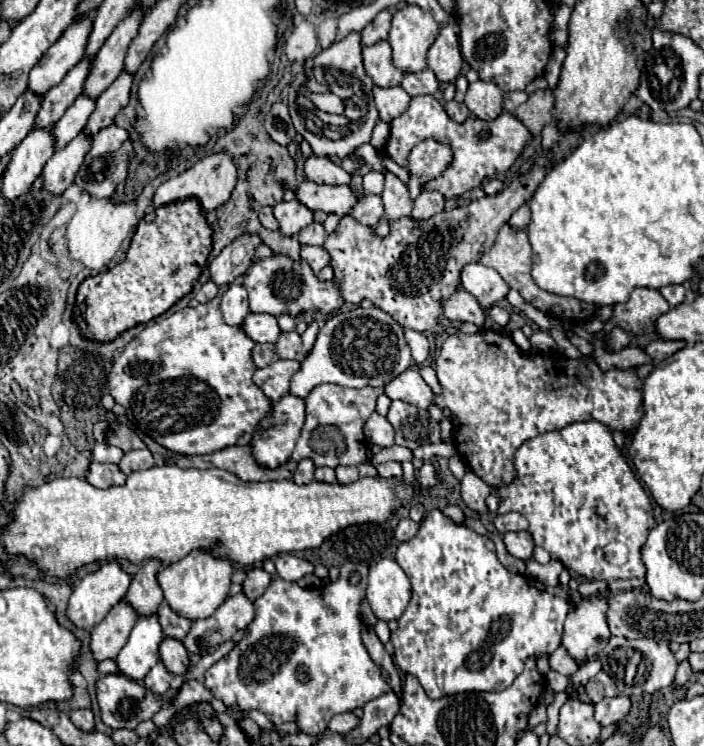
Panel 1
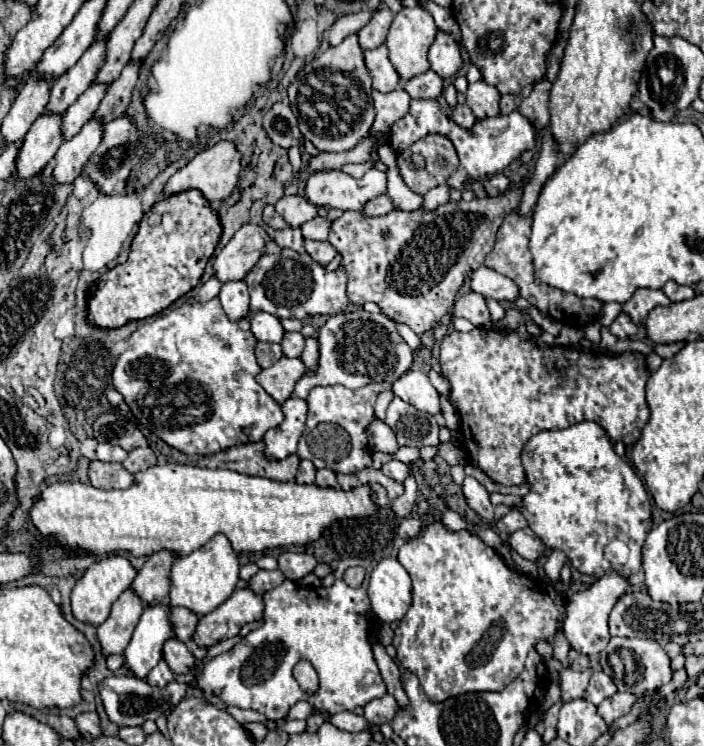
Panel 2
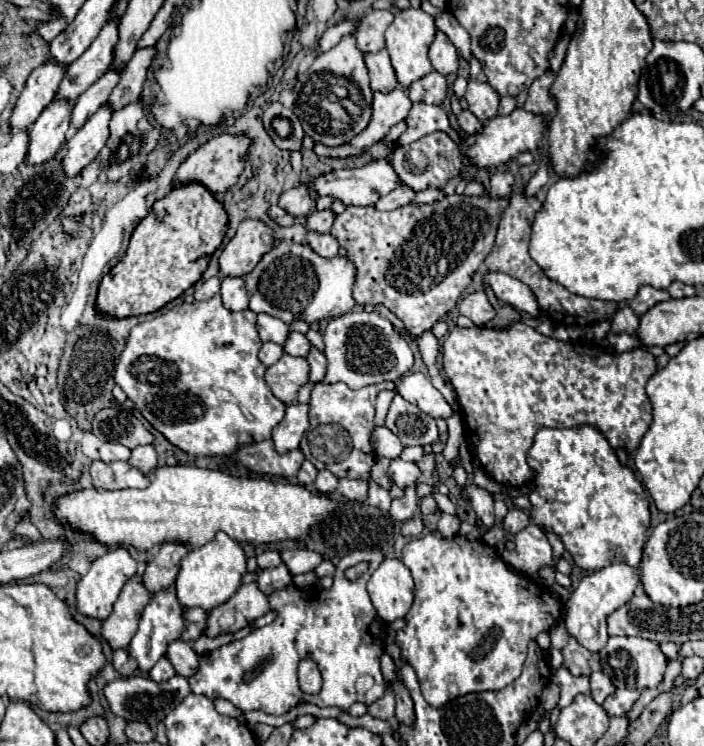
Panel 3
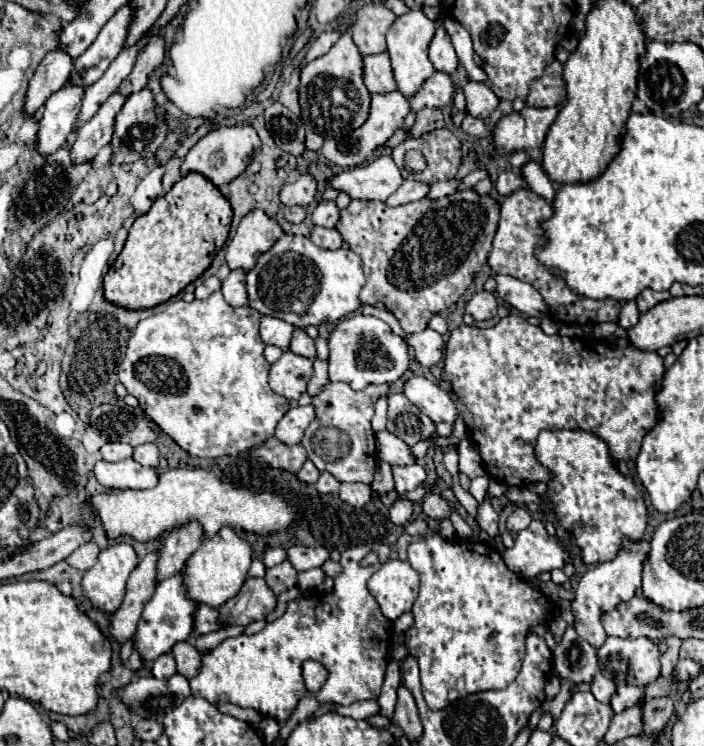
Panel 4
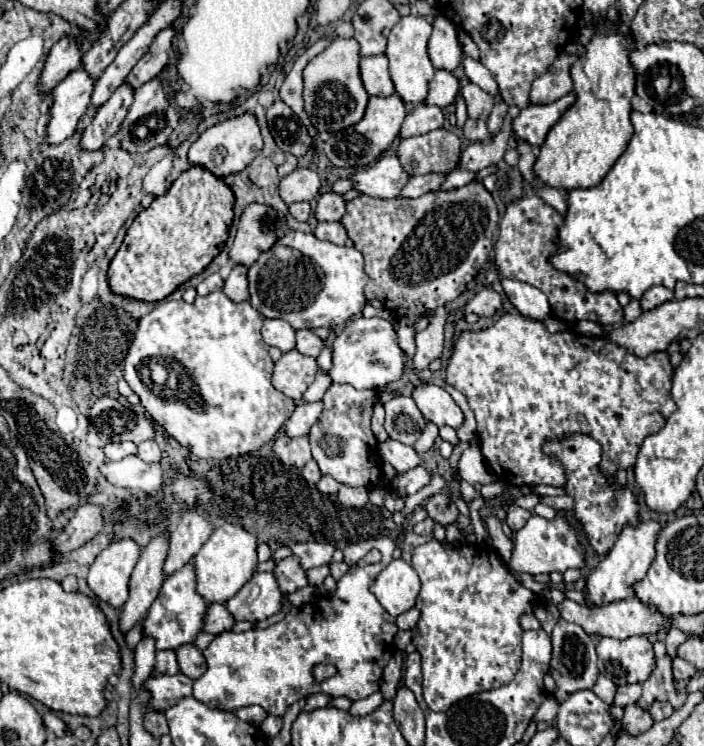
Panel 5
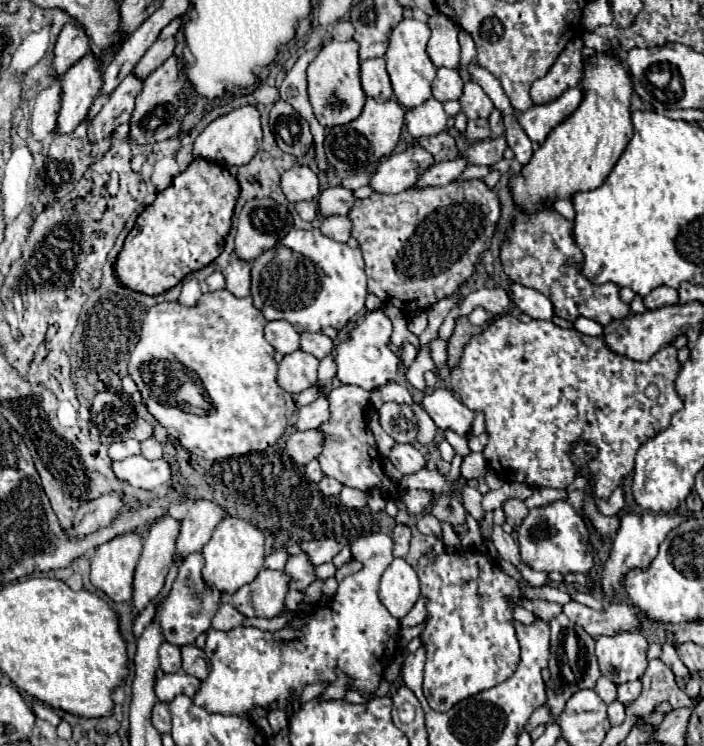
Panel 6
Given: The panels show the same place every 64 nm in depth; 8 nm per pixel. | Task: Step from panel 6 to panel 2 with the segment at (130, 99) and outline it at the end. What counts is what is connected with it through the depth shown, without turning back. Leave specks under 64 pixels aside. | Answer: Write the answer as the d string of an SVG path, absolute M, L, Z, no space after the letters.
M90 120L72 140L62 142L54 156L52 168L52 178L58 184L72 184L80 176L82 166L102 140L102 128L104 124L96 124L96 120Z

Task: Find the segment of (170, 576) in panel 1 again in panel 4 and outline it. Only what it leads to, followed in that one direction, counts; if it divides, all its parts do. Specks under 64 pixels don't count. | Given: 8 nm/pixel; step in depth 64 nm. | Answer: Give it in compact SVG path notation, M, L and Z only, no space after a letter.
M222 528L216 536L208 538L200 548L186 560L184 566L184 594L196 604L206 604L210 608L220 608L228 602L246 580L246 572L252 564L252 550L246 540L240 538L232 528Z

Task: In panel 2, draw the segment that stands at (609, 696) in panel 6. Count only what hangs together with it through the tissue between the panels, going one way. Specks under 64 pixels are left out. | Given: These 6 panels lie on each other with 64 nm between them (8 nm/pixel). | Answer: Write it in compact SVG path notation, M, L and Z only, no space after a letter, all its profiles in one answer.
M602 670L594 672L588 684L588 690L586 690L586 700L598 706L604 698L614 696L614 694L616 694L616 684L612 682L612 678L606 676Z

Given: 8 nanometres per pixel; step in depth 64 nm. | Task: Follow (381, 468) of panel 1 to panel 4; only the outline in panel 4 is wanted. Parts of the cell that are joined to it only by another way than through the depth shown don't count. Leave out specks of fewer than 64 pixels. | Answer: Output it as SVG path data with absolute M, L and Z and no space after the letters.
M418 462L408 466L392 466L392 474L398 492L412 492L418 484L426 480L426 472Z

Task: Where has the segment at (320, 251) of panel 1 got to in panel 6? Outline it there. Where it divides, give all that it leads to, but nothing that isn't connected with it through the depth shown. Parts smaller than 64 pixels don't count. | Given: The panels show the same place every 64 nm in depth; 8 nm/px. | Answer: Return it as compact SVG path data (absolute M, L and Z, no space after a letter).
M330 216L330 218L324 218L320 224L320 232L336 242L348 242L350 228L352 224L346 216Z

